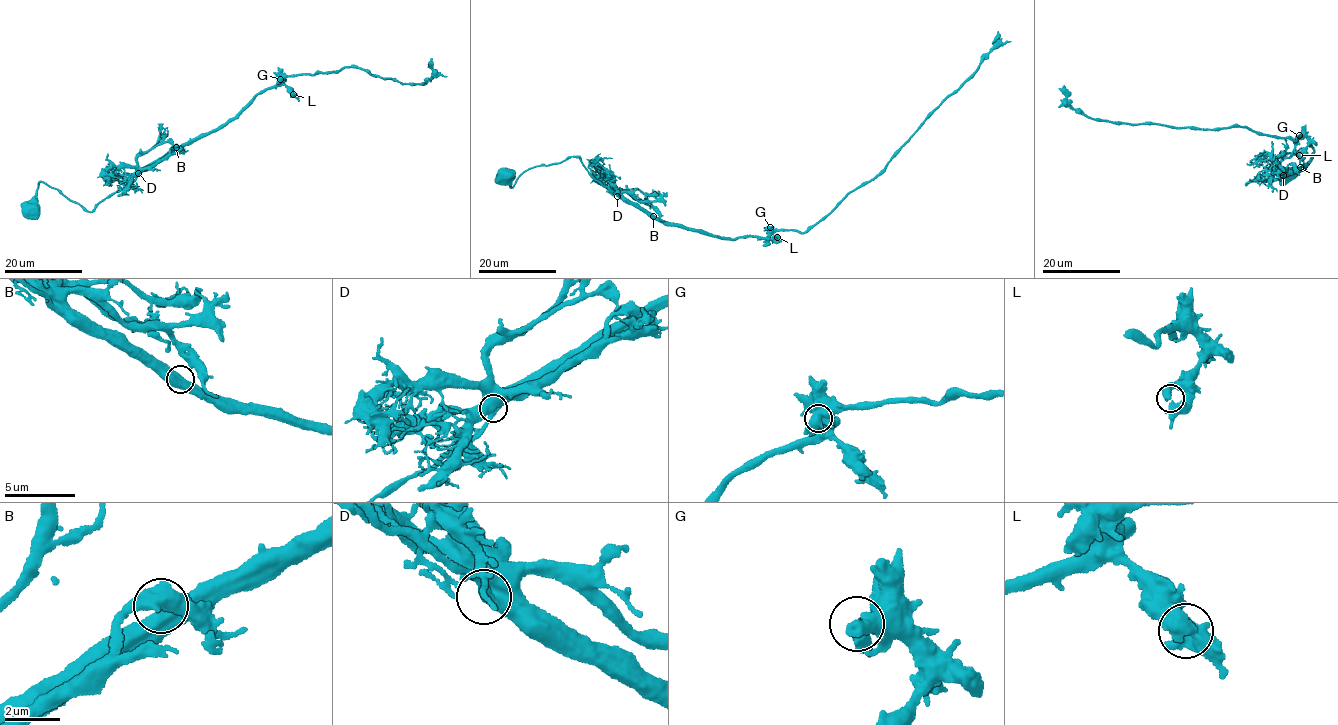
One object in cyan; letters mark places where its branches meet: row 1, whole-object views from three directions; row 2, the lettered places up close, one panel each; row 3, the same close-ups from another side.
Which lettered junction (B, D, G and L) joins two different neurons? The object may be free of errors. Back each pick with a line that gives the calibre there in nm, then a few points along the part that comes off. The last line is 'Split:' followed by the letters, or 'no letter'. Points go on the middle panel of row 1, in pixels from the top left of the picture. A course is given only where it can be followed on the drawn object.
Split: no letter

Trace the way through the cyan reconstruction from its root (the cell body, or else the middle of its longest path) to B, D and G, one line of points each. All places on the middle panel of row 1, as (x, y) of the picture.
B: (505, 176), (511, 187), (529, 169), (577, 157), (599, 183), (653, 216)
D: (505, 176), (511, 187), (529, 169), (577, 157), (590, 176), (617, 196)
G: (505, 176), (511, 187), (529, 169), (577, 157), (599, 183), (662, 219), (734, 239), (765, 237), (770, 227)

